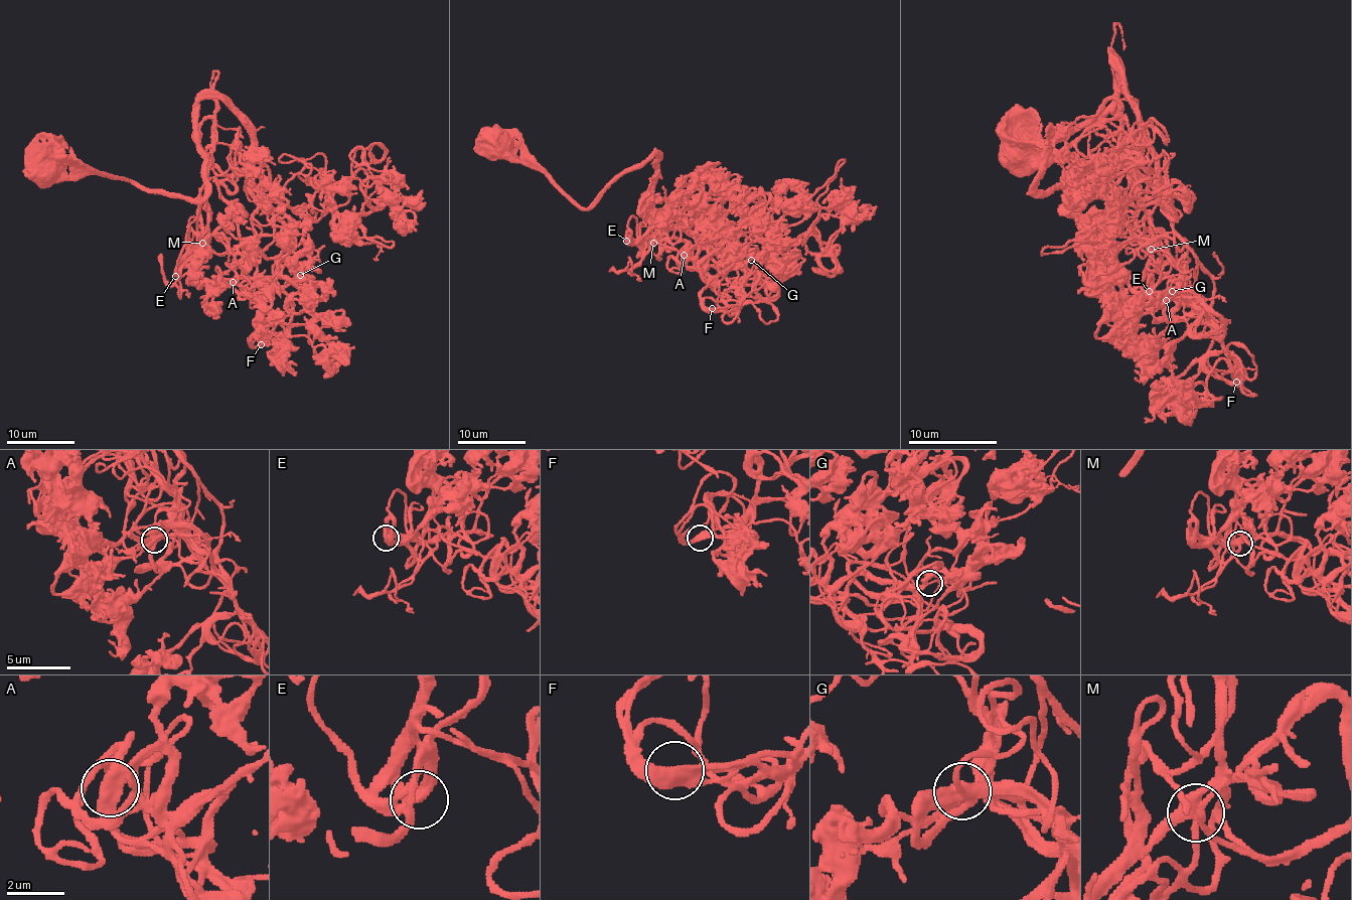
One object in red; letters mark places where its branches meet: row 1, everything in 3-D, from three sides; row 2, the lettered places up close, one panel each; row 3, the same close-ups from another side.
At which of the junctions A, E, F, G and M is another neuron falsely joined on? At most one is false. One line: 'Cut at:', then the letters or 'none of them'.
Cut at: none of them

